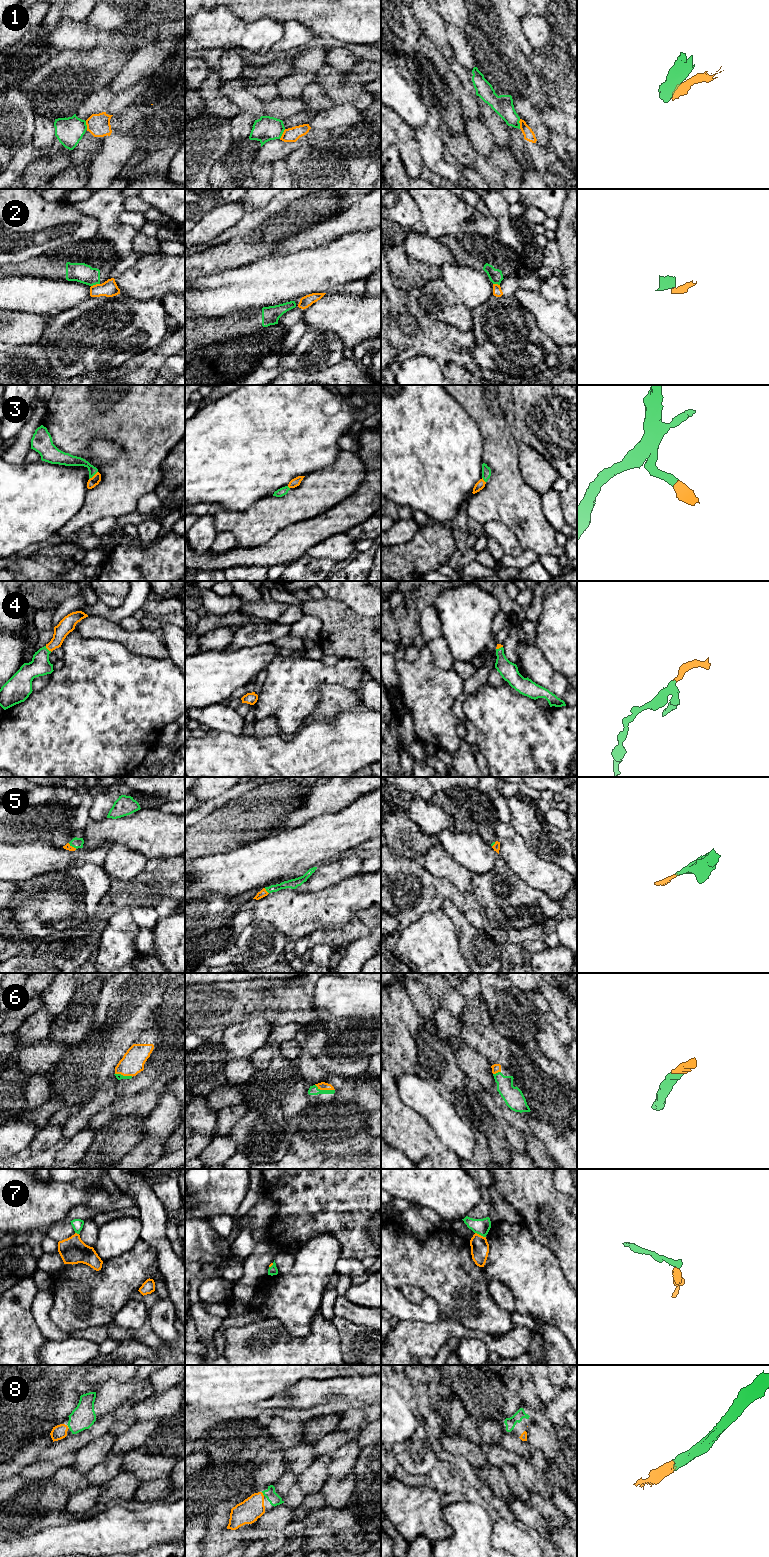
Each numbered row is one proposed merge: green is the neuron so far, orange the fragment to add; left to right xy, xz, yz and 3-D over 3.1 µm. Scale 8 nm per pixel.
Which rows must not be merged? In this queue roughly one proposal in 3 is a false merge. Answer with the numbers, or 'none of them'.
1, 2

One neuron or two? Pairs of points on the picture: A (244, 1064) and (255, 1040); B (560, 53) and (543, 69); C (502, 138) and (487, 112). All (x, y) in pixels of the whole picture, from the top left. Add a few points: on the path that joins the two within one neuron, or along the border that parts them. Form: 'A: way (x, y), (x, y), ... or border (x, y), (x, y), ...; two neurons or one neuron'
A: border (249, 1057), (228, 1060); two neurons
B: way (556, 57), (547, 66); one neuron
C: way (500, 132), (499, 128), (490, 118); one neuron

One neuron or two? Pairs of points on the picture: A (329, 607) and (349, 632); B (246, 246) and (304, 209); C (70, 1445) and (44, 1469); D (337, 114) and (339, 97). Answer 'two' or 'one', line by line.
A: one
B: one
C: two
D: two

